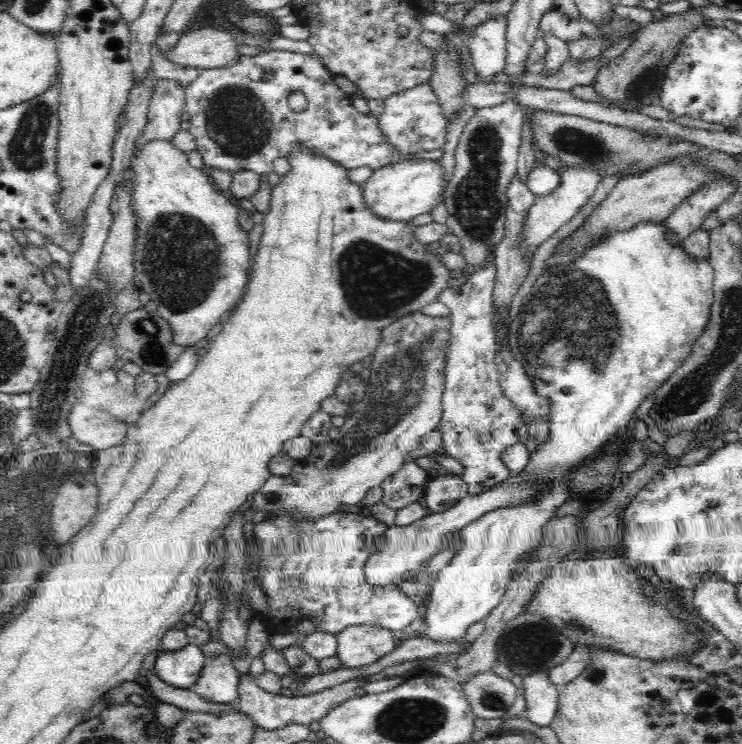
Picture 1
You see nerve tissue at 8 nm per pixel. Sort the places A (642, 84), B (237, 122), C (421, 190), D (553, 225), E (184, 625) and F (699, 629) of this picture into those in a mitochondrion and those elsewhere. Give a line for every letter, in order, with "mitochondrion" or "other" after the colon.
A: mitochondrion
B: mitochondrion
C: other
D: other
E: other
F: other

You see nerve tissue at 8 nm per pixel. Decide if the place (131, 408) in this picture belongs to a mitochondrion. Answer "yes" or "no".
no

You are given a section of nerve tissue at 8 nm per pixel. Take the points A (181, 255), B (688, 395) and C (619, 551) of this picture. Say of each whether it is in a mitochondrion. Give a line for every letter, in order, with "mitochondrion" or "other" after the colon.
A: mitochondrion
B: mitochondrion
C: other

